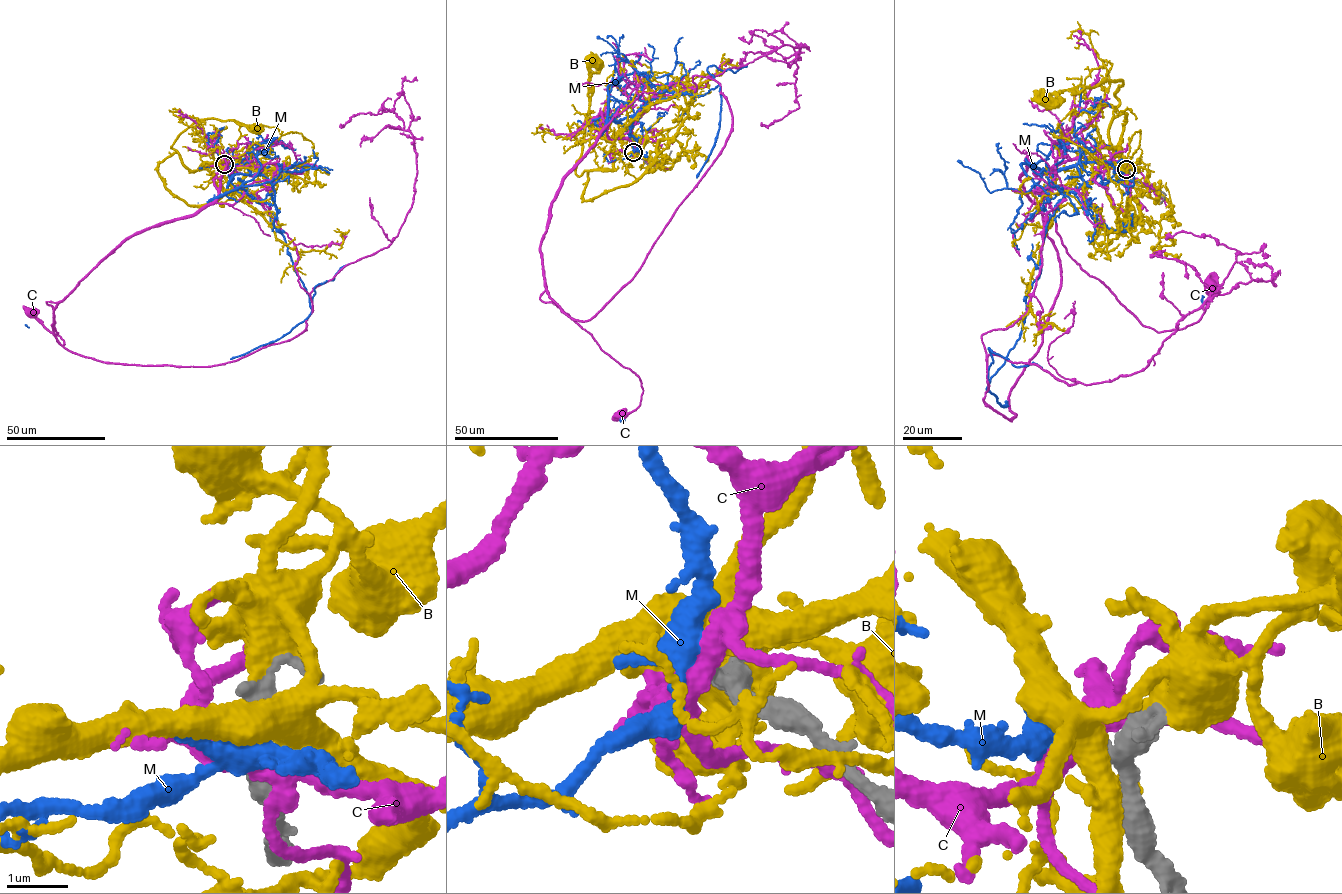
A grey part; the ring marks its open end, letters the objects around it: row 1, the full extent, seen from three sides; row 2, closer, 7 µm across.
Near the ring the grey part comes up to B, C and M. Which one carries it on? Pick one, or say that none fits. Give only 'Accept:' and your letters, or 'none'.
Accept: M

